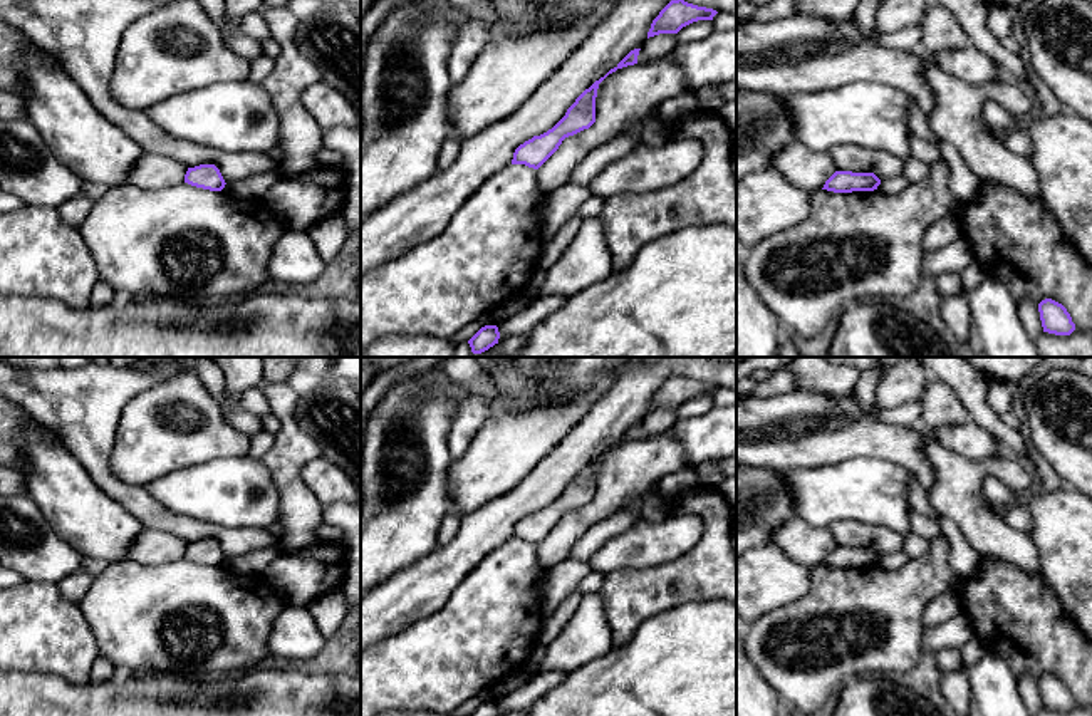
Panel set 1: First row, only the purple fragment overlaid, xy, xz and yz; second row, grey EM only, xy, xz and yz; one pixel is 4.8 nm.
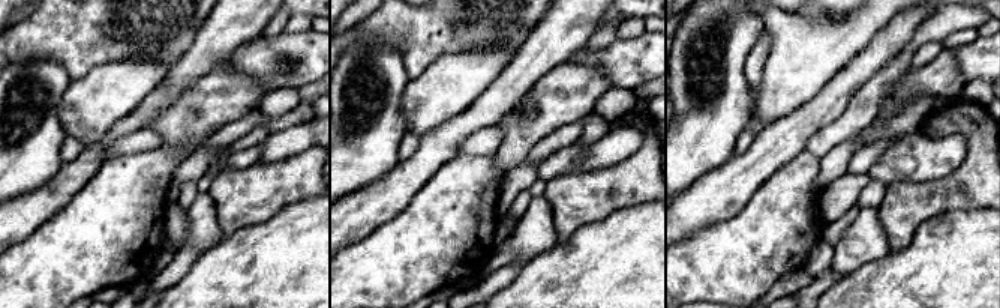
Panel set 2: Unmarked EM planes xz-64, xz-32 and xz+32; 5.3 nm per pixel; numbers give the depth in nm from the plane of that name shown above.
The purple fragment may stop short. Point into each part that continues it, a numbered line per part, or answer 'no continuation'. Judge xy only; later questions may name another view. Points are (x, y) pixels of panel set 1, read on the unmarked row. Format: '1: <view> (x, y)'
no continuation

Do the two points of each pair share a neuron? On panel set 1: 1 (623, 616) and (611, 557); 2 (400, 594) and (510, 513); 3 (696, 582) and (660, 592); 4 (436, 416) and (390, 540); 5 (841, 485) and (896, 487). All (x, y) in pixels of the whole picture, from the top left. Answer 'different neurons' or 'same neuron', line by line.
1: different neurons
2: same neuron
3: same neuron
4: same neuron
5: same neuron

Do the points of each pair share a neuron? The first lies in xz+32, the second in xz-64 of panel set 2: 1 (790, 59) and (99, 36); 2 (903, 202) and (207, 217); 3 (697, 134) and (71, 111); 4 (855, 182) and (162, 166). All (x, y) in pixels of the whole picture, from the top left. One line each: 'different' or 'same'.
1: different
2: different
3: different
4: different

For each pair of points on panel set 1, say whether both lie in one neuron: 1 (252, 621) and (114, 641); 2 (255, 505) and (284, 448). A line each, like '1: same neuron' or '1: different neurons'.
1: same neuron
2: different neurons

